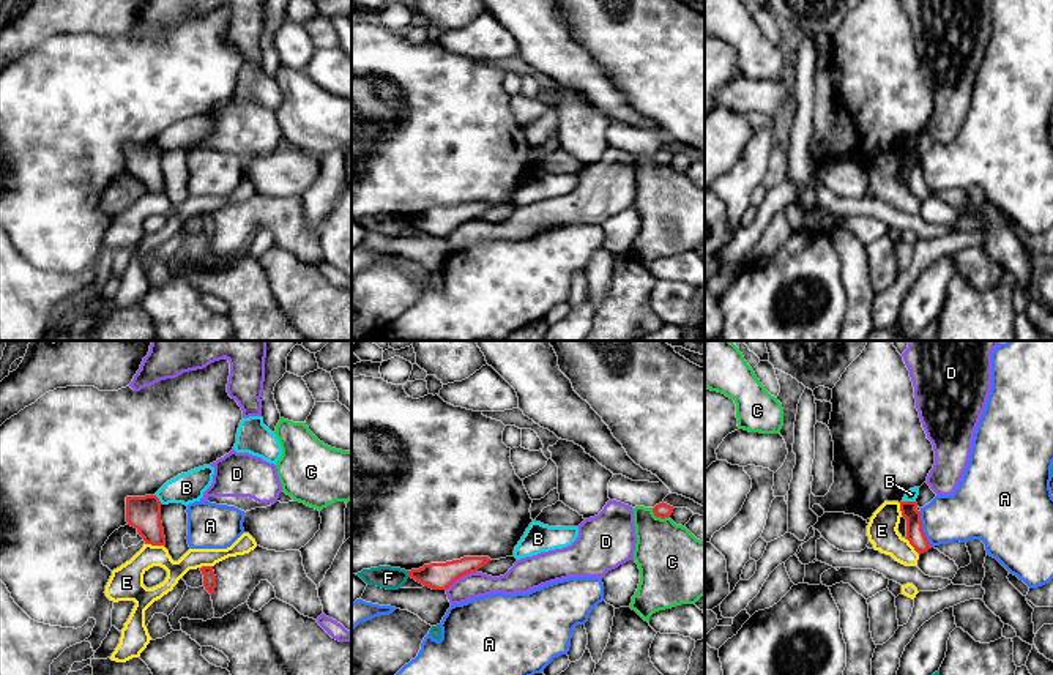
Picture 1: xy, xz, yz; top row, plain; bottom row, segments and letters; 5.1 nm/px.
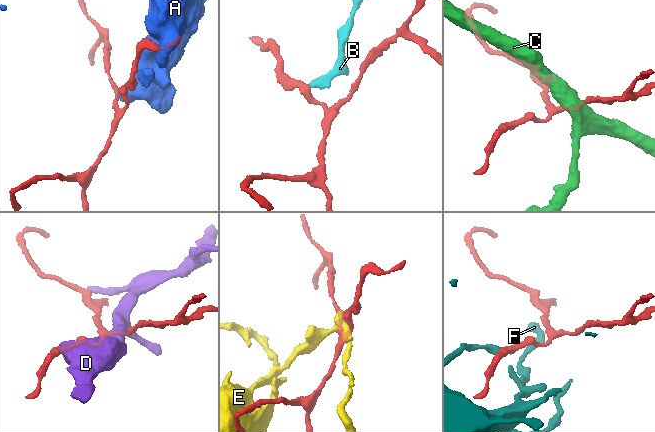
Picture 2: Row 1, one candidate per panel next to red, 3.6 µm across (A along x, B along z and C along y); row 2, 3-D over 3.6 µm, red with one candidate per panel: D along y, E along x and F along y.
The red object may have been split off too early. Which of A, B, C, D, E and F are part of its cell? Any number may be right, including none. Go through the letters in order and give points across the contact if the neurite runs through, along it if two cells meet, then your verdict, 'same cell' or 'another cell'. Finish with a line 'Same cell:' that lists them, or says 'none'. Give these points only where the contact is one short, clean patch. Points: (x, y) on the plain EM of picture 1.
A: another cell
B: along yz (902, 147), (915, 149) | another cell
C: along xz (651, 155), (656, 163), (669, 164) | another cell
D: another cell
E: another cell
F: along xz (407, 218), (409, 223) | another cell
Same cell: none

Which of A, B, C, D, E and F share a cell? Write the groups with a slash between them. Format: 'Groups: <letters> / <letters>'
Groups: A / B / C / D / E / F

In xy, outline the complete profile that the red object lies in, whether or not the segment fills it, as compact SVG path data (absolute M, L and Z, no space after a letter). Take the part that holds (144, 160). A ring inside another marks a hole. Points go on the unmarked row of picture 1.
M156 142L126 144L126 169L139 178L145 191L166 194L161 151Z

